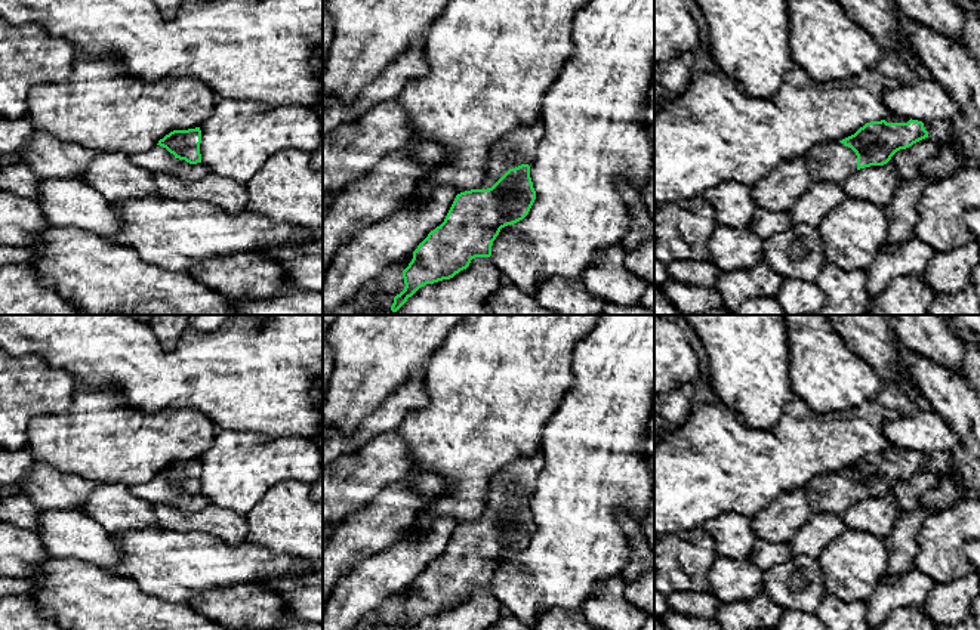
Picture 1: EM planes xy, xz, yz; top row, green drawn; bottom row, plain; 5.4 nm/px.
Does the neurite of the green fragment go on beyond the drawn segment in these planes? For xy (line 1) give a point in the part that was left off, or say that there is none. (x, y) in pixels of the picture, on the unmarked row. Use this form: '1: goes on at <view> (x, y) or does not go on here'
1: goes on at xy (159, 491)

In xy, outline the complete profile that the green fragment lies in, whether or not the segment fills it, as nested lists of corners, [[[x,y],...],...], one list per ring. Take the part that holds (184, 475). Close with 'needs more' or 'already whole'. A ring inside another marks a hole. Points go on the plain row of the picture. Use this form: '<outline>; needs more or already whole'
[[[200,458],[173,461],[147,484],[130,488],[130,492],[142,500],[155,504],[167,504],[187,512],[200,510],[210,504],[201,494]]]; needs more

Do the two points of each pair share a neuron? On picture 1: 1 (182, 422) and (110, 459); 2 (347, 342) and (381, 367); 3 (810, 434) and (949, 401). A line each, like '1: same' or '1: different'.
1: same
2: same
3: different

